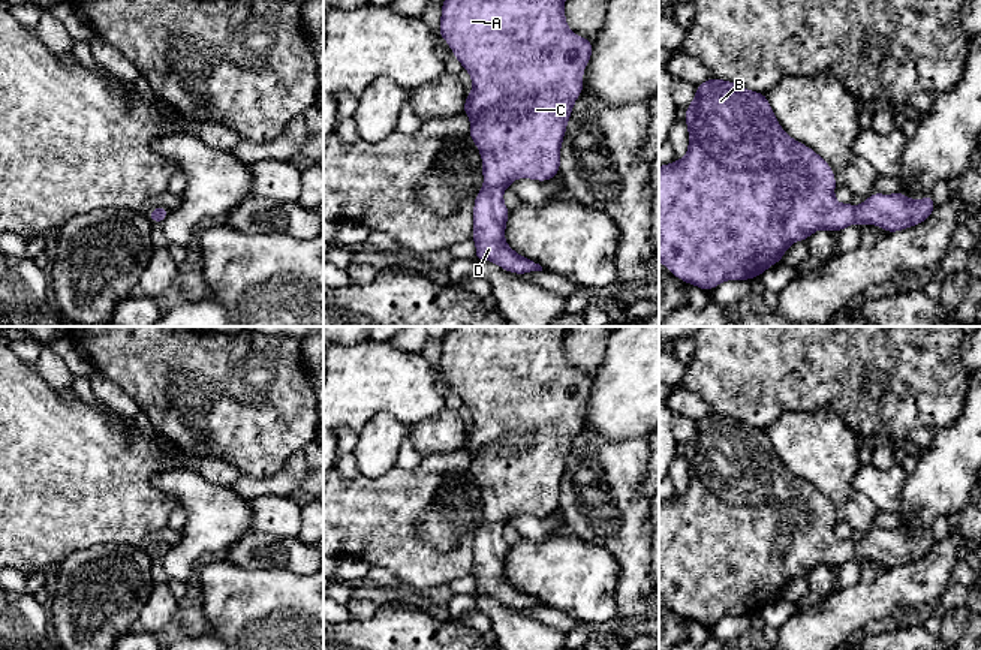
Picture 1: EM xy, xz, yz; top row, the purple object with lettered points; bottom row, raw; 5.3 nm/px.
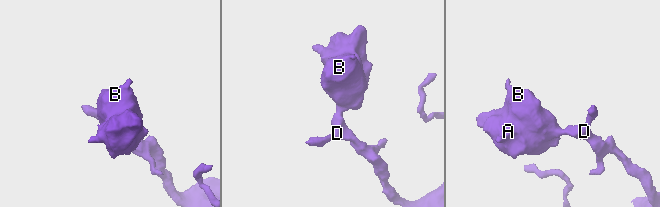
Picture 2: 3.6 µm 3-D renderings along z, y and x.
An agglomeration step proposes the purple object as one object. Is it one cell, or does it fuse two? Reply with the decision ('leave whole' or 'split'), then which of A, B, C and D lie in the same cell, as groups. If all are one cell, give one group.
leave whole; A B C D

